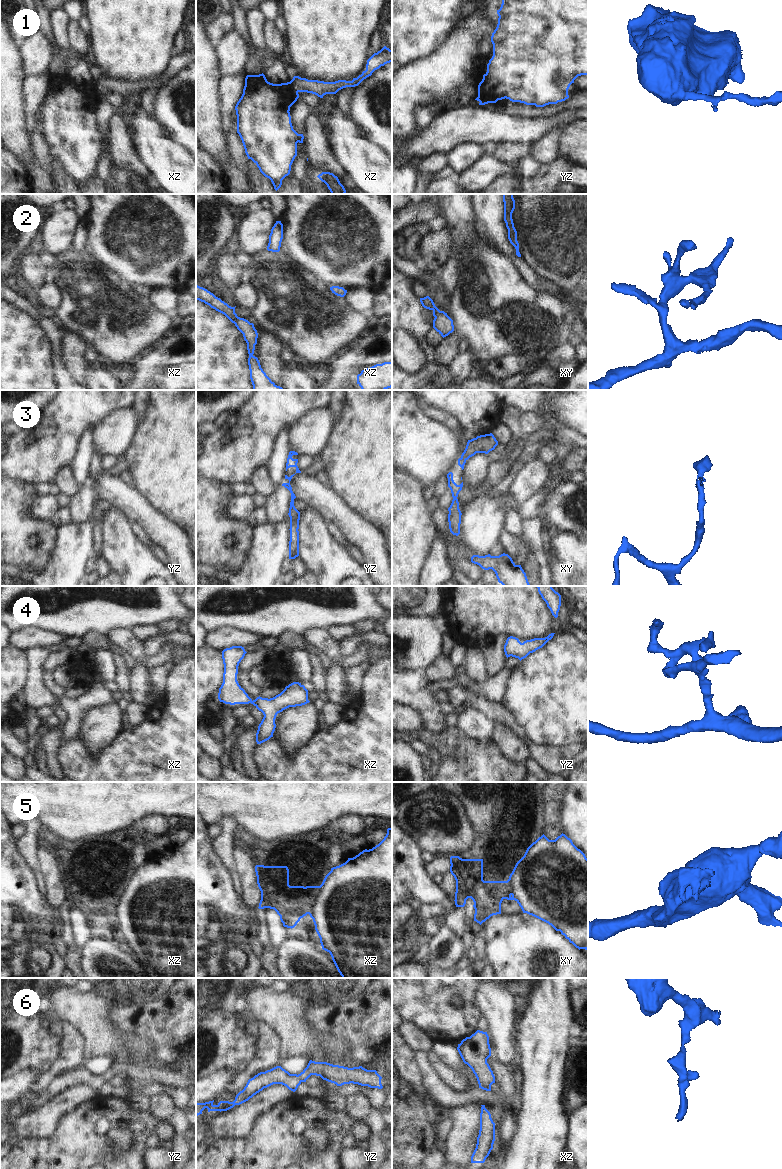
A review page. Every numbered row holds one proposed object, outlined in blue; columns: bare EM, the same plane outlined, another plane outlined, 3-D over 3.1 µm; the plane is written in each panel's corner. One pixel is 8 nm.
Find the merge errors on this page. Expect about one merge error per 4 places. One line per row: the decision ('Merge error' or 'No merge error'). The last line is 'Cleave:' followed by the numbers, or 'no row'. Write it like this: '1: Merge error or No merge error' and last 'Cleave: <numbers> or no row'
1: Merge error
2: No merge error
3: No merge error
4: No merge error
5: Merge error
6: No merge error
Cleave: 1, 5

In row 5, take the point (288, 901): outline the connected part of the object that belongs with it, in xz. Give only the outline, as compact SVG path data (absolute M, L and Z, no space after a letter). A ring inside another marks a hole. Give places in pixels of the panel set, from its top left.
M256 865L257 884L261 891L259 909L274 909L284 927L294 928L308 914L305 887L289 885L287 866Z

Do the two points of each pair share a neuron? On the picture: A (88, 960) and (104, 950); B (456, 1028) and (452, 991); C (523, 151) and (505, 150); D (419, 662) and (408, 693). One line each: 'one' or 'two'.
A: one
B: one
C: one
D: two

